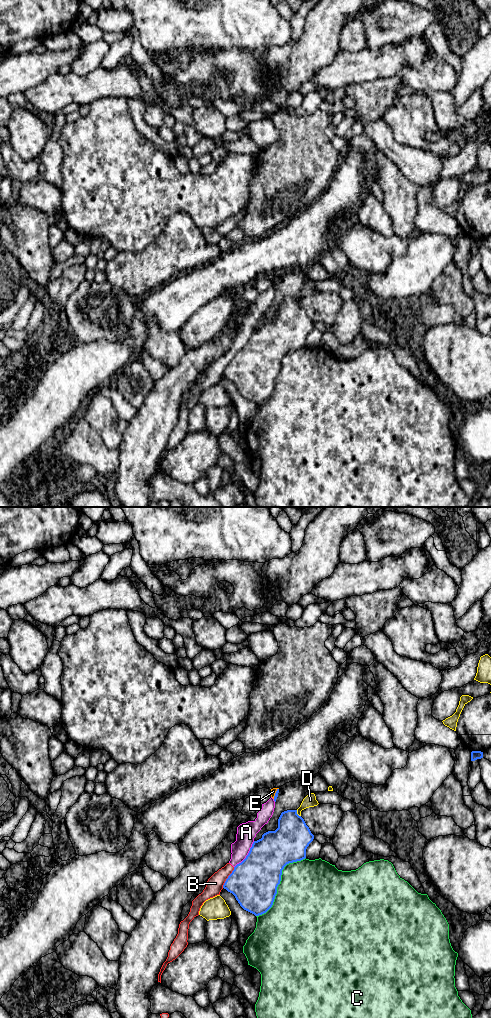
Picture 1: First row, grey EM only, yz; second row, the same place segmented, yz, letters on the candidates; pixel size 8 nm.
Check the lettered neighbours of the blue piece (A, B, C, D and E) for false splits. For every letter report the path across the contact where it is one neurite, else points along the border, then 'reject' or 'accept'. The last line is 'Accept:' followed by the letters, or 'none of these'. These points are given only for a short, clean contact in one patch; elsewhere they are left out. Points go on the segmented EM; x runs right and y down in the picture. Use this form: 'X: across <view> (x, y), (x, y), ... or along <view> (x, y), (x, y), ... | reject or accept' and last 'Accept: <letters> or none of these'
A: reject
B: along yz (234, 867), (222, 887) | reject
C: reject
D: reject
E: along yz (278, 788), (273, 798) | reject
Accept: none of these

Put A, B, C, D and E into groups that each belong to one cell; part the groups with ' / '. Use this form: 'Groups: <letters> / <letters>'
Groups: A B E / C / D

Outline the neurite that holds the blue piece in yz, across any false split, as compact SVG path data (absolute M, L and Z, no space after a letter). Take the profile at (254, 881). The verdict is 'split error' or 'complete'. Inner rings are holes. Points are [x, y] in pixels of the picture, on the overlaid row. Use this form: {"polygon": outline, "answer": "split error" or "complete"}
{"polygon": "M287 810L278 819L278 828L268 831L262 838L254 841L246 858L234 867L223 888L232 893L240 906L255 916L266 913L273 905L277 887L281 881L282 870L293 862L306 858L306 849L314 835L297 810Z", "answer": "complete"}

